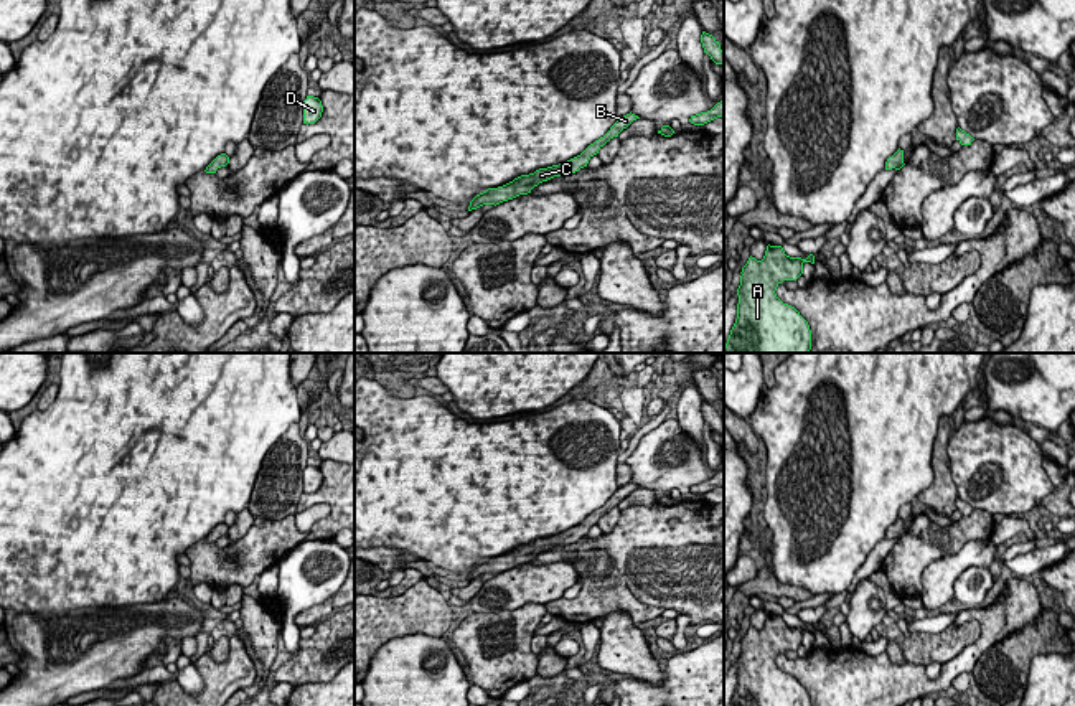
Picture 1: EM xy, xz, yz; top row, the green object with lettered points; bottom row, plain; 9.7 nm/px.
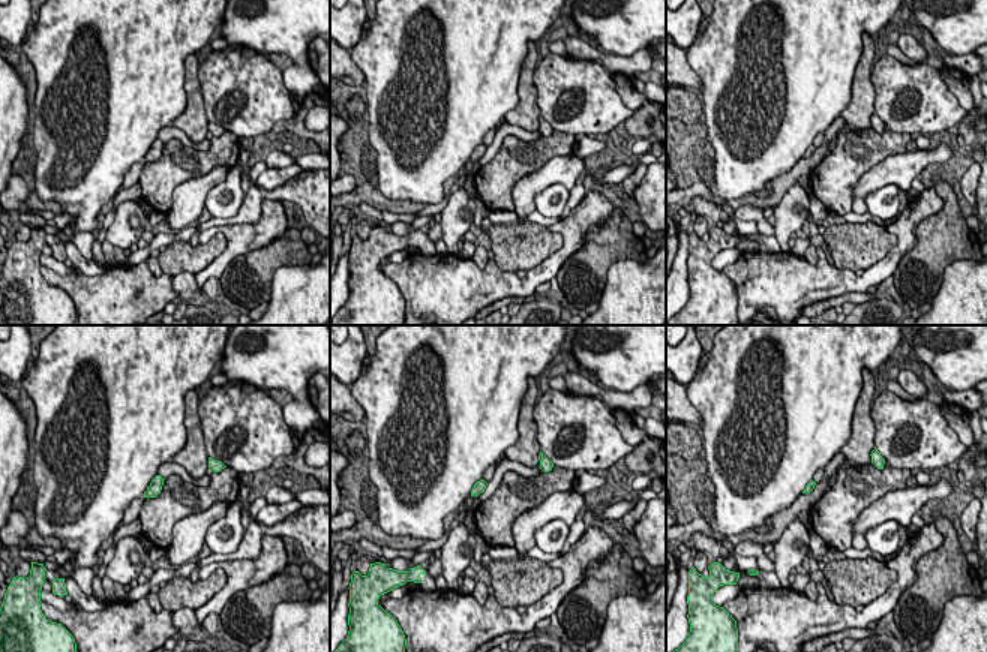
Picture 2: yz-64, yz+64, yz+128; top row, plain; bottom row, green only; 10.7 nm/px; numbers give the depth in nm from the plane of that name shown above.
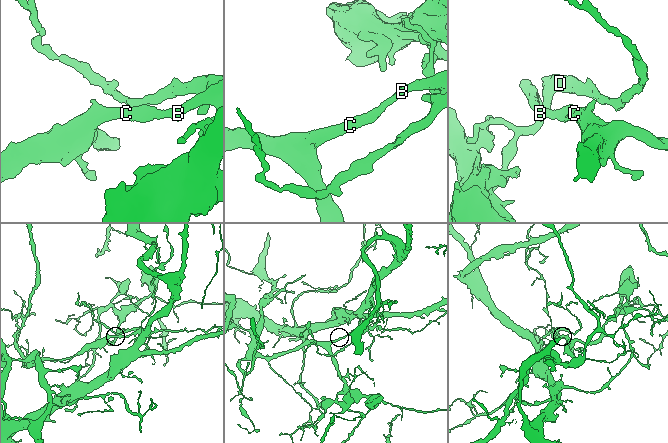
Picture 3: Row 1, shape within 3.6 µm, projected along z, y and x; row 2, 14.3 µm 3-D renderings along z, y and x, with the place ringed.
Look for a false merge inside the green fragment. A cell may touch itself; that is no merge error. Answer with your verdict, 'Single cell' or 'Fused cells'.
Fused cells

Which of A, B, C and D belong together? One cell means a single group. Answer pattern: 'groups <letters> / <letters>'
groups A B D / C

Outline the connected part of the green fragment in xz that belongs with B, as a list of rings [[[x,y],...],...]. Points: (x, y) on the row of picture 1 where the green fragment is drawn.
[[[627,114],[623,117],[618,117],[618,120],[610,127],[610,130],[600,137],[599,140],[595,140],[594,144],[590,144],[585,152],[594,157],[599,153],[599,150],[613,137],[618,137],[618,134],[627,129],[633,120],[640,119],[635,114]]]

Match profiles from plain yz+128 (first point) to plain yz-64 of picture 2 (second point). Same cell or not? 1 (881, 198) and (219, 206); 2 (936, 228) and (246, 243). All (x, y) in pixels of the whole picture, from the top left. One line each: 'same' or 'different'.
1: same
2: different

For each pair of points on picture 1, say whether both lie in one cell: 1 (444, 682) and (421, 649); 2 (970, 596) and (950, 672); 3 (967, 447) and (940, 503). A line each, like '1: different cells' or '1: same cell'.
1: same cell
2: different cells
3: different cells

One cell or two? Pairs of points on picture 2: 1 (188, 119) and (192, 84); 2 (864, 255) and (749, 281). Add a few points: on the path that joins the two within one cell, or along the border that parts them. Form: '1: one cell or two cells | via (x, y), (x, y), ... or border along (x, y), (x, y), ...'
1: one cell | via (192, 110), (192, 93)
2: two cells | border along (834, 266), (854, 272)

